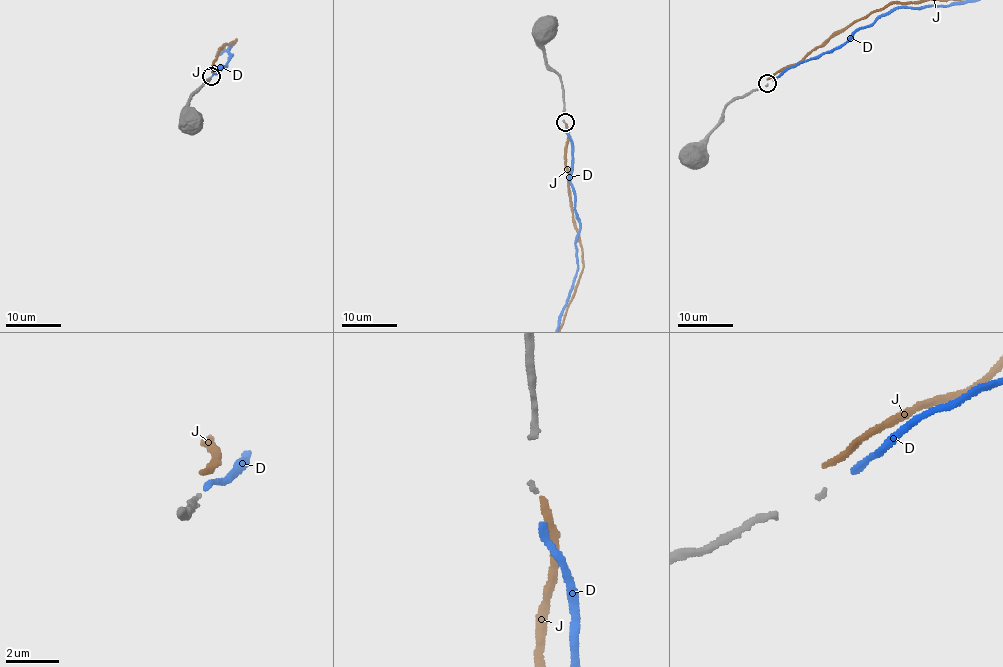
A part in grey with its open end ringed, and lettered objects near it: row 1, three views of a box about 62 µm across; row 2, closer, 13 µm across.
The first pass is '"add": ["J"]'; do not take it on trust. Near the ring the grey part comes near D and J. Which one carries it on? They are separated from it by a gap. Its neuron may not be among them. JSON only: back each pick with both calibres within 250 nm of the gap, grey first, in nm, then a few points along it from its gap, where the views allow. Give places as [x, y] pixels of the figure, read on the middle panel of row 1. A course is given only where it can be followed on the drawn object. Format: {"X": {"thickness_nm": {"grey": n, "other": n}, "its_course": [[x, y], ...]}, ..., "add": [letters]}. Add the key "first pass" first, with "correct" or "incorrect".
{"first pass": "incorrect", "D": {"thickness_nm": {"grey": 110, "other": 220}}, "add": ["D"]}

